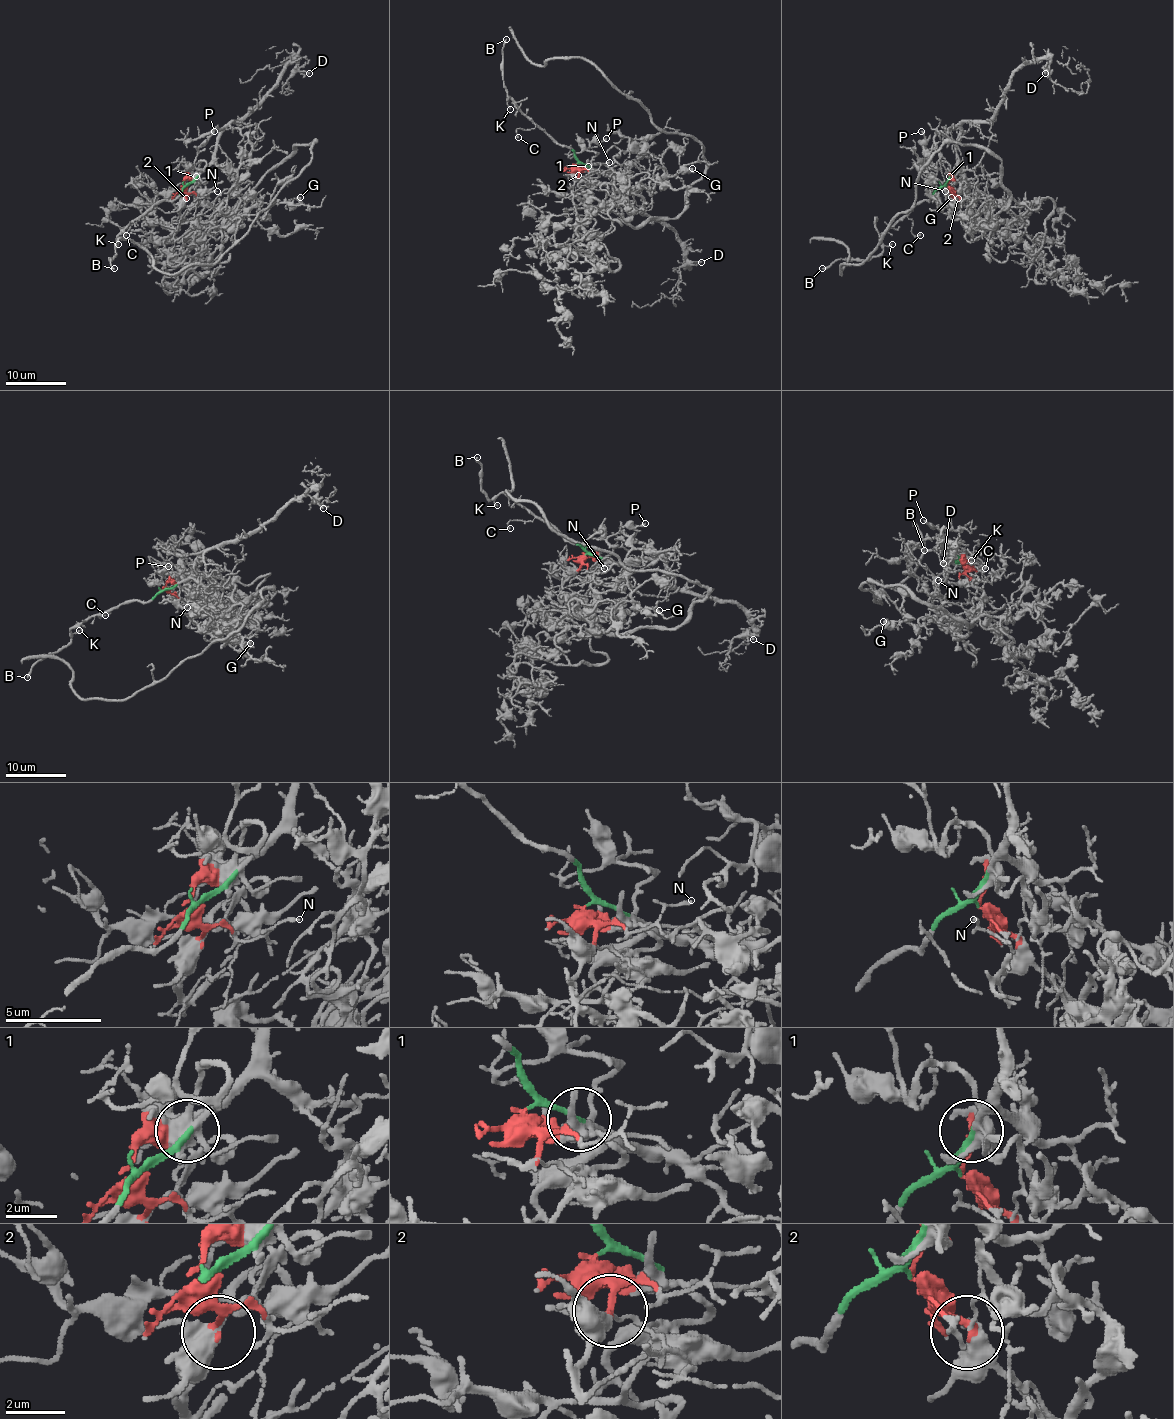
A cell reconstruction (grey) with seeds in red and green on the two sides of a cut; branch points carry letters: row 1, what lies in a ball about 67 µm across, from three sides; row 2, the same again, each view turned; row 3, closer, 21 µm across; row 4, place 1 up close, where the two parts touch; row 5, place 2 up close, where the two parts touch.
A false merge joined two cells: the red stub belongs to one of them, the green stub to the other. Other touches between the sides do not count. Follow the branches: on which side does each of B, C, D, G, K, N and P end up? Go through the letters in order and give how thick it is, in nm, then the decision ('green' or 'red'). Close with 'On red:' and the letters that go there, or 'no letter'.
B: 220 nm | green
C: 130 nm | green
D: 160 nm | green
G: 180 nm | red
K: 110 nm | green
N: 160 nm | red
P: 200 nm | red
On red: G, N, P

